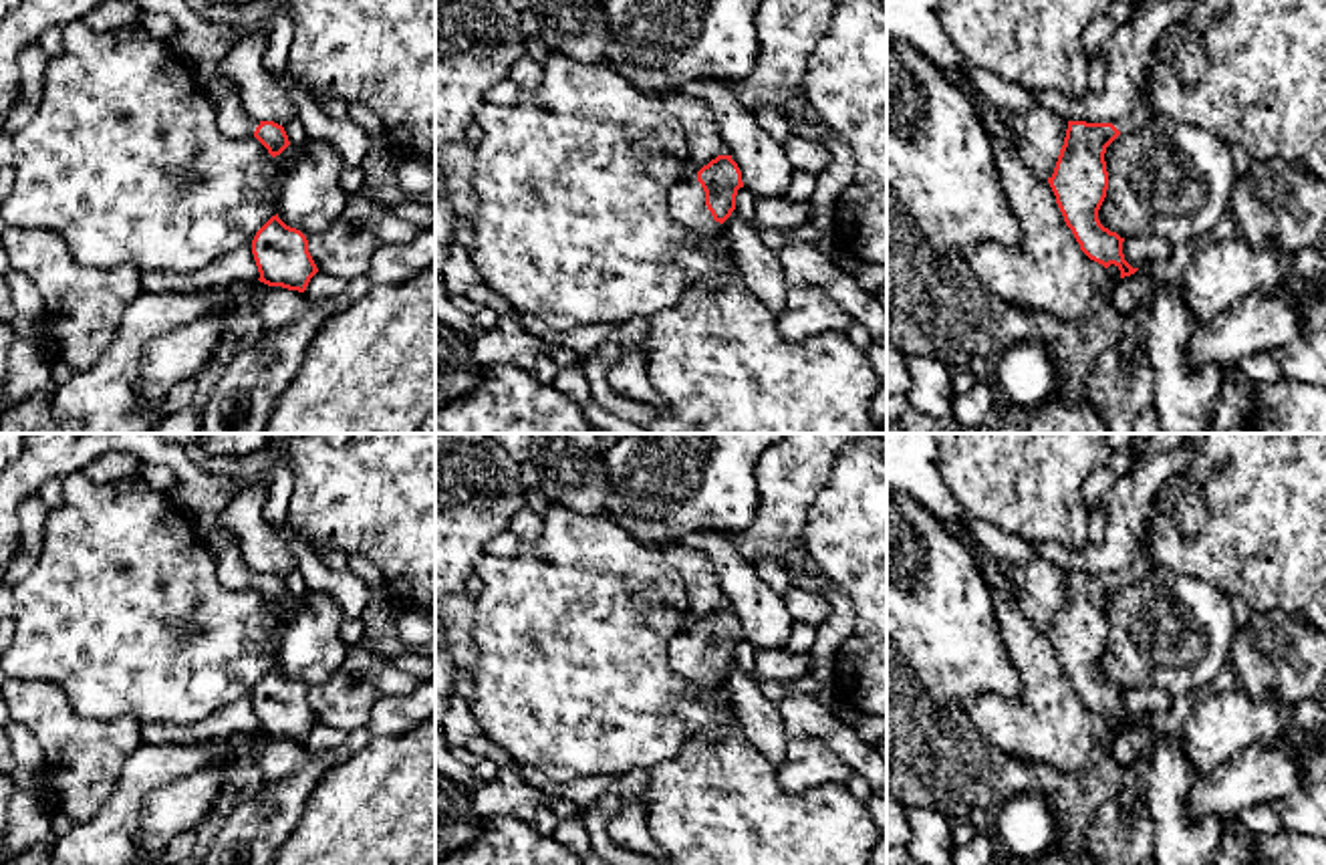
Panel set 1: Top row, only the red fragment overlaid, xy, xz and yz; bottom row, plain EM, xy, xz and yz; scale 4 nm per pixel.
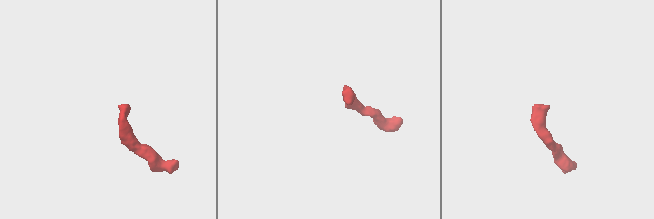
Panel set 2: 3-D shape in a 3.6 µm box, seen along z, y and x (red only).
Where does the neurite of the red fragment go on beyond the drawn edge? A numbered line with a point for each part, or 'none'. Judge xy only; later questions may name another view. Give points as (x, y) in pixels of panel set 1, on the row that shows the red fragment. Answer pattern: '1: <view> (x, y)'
1: xy (232, 119)

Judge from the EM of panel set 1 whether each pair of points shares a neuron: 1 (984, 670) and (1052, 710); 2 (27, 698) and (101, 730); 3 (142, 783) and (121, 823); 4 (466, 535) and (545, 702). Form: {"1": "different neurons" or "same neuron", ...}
{"1": "different neurons", "2": "same neuron", "3": "same neuron", "4": "different neurons"}

